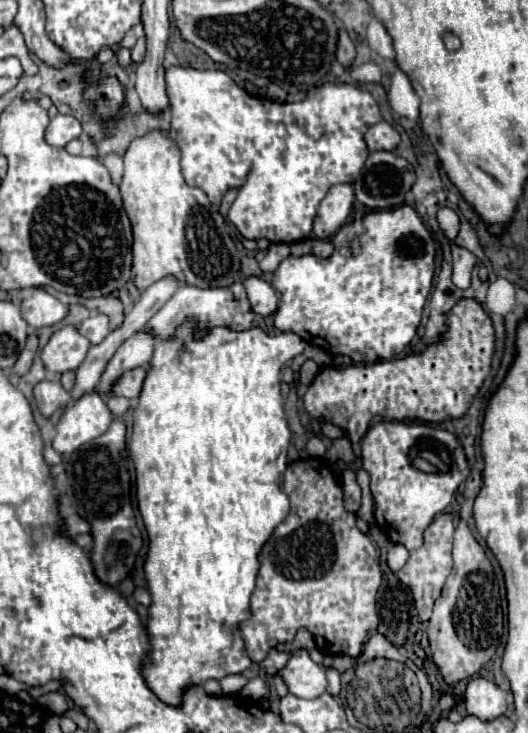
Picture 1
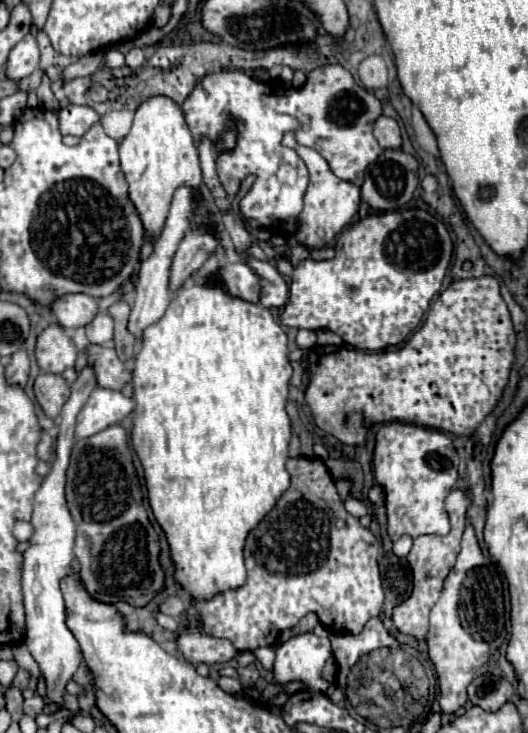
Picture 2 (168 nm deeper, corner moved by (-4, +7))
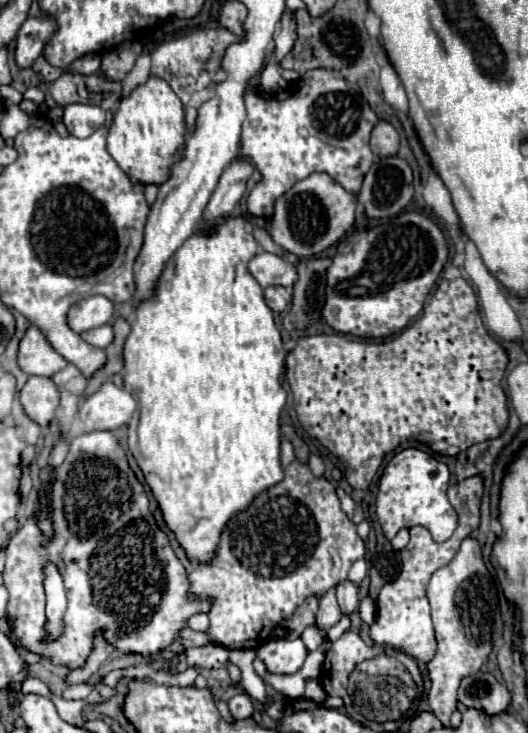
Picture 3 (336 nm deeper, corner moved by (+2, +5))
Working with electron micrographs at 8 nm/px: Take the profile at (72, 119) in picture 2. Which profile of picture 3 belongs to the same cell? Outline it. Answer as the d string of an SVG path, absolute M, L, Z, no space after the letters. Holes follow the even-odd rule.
M67 105L65 107L65 115L63 115L63 123L67 127L67 131L75 137L89 137L93 131L97 131L97 127L101 127L105 121L105 111L95 107L95 105Z

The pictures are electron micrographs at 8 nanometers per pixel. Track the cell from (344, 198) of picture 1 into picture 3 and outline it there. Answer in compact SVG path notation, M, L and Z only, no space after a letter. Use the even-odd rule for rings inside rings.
M313 173L309 175L307 179L299 181L293 185L291 191L287 191L283 197L277 199L275 203L275 213L273 213L273 219L271 219L271 237L273 241L283 247L285 251L297 255L297 257L311 257L311 255L317 255L321 251L325 251L329 245L337 243L345 231L353 225L355 221L355 195L347 193L339 183L335 183L327 173Z

